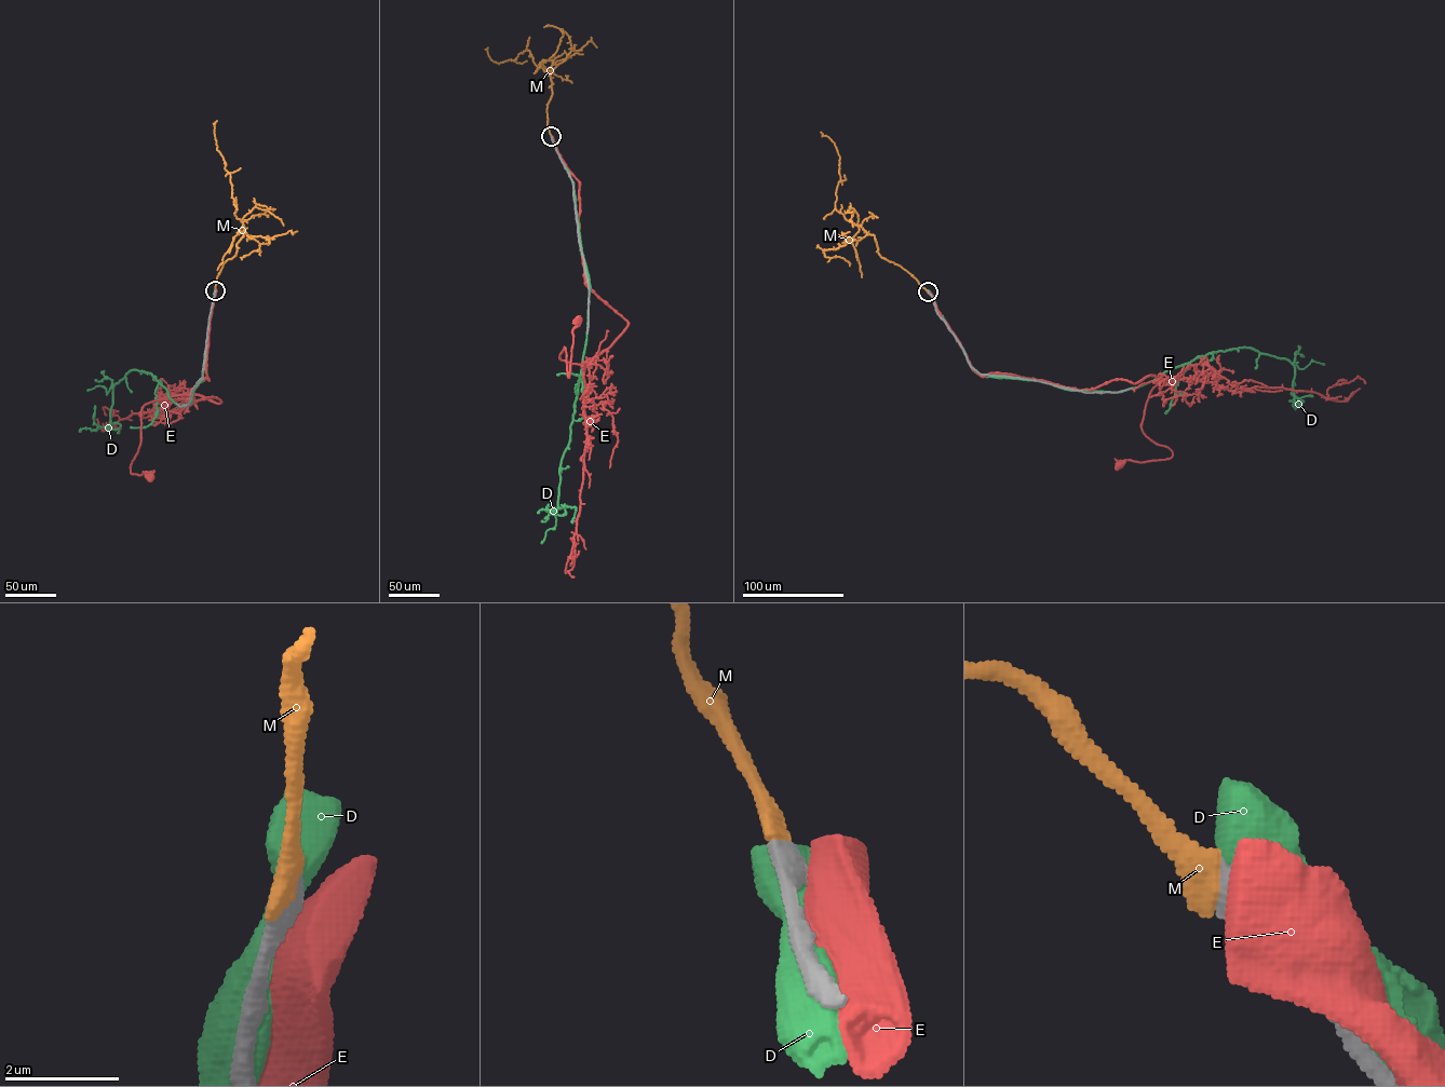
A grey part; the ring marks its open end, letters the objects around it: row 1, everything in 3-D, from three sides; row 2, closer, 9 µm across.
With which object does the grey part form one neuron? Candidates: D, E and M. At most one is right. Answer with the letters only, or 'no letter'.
M

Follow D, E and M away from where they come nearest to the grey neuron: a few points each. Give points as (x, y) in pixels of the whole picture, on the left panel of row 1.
D: (215, 290), (190, 404), (178, 407), (136, 369), (115, 384), (108, 426), (94, 422), (95, 406)
E: (215, 291), (208, 379), (187, 402), (220, 402), (178, 395), (143, 406), (131, 471), (151, 476)
M: (215, 290), (217, 277), (224, 263), (235, 255), (244, 227), (234, 215), (230, 174), (217, 150), (217, 120)

